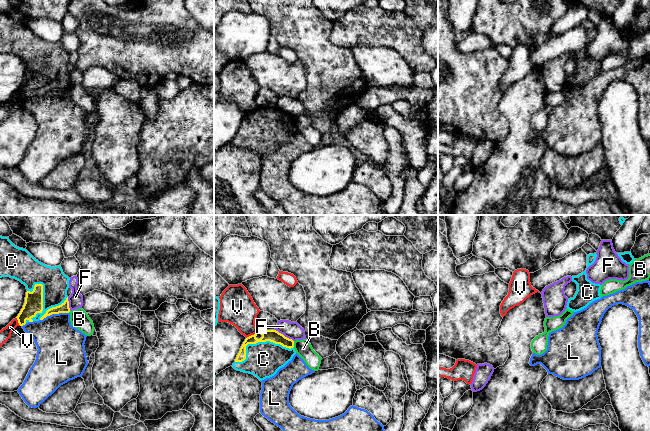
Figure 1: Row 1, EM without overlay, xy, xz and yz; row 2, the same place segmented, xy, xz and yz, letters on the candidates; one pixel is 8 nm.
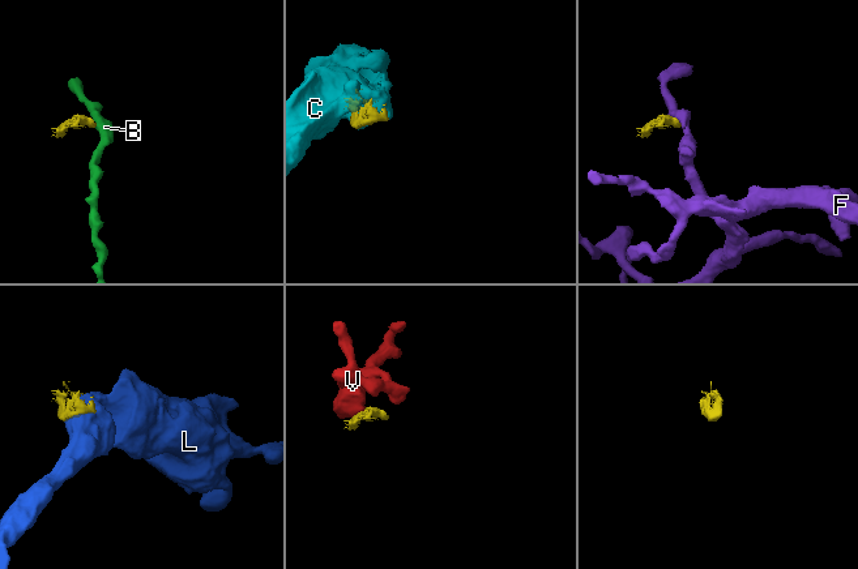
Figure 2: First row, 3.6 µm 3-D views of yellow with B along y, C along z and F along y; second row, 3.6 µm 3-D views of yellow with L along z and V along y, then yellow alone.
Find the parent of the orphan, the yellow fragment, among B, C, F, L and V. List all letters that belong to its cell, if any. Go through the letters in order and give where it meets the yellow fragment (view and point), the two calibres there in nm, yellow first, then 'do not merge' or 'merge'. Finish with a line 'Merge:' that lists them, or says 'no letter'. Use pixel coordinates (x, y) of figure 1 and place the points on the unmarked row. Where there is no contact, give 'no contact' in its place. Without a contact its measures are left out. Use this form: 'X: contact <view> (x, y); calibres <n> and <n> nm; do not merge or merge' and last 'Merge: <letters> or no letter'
B: contact xz (293, 120); calibres 100 and 140 nm; do not merge
C: contact xz (258, 117); calibres 100 and 280 nm; merge
F: contact xz (283, 111); calibres 100 and 140 nm; do not merge
L: contact xy (54, 89); calibres 80 and 360 nm; do not merge
V: contact xz (252, 111); calibres 100 and 280 nm; do not merge
Merge: C

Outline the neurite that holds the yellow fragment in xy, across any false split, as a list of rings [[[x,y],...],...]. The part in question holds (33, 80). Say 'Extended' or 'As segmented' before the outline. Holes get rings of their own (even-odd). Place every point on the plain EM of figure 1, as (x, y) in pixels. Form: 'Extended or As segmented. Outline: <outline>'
Extended. Outline: [[[0,12],[0,54],[2,53],[14,54],[26,62],[27,68],[25,79],[16,93],[20,102],[23,102],[28,98],[43,96],[52,90],[70,88],[67,72],[70,54],[63,49],[61,42],[47,42],[36,36],[26,25],[15,22],[9,16],[9,13]]]

